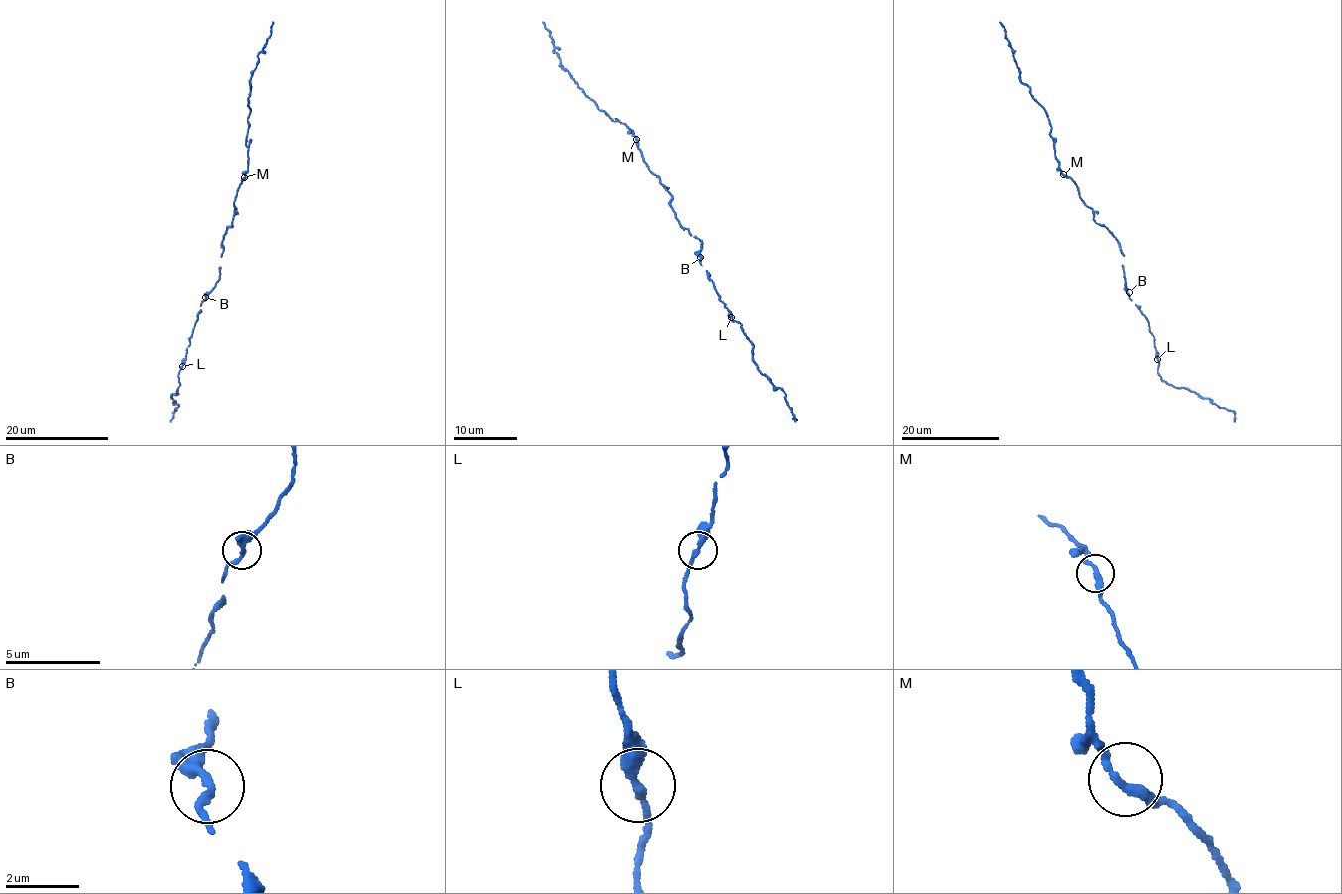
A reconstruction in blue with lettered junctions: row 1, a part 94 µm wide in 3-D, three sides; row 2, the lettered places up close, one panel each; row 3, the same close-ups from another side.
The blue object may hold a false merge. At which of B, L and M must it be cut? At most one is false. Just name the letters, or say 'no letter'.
no letter

